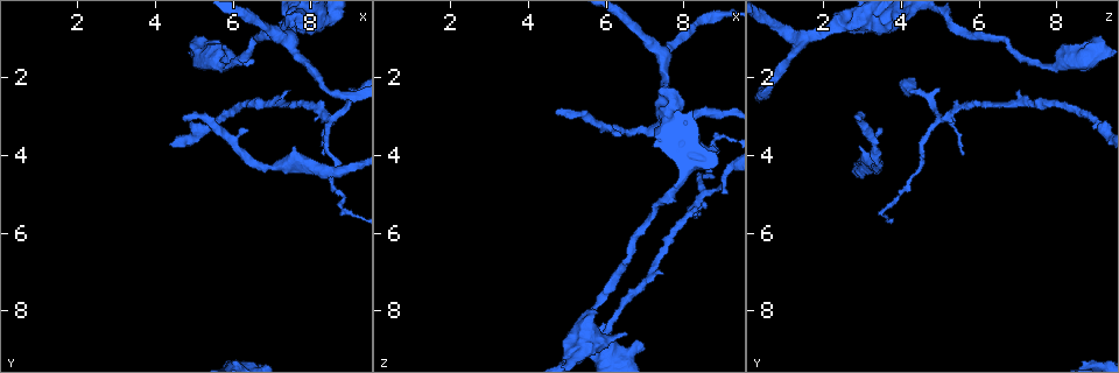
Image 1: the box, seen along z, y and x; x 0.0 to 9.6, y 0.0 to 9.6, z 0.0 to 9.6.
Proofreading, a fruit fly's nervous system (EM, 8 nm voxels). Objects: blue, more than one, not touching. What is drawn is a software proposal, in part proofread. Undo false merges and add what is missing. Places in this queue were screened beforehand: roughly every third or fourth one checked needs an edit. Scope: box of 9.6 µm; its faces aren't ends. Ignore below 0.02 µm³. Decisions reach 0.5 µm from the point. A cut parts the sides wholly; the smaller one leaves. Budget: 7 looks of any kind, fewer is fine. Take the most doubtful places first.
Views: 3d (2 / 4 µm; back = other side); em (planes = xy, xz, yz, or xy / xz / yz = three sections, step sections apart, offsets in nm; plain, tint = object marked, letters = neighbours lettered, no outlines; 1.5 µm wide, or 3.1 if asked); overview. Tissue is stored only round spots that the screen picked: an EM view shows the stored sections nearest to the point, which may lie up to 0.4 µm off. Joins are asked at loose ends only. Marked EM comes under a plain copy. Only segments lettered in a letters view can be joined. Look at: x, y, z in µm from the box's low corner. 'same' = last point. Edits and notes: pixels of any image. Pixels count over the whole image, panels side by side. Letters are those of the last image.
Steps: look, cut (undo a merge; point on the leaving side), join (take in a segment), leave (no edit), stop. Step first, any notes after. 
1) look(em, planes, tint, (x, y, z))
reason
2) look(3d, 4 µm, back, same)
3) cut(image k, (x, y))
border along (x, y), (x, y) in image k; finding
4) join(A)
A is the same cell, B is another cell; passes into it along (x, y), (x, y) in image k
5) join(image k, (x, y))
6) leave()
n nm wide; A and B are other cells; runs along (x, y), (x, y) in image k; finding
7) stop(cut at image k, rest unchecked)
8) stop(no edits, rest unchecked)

look(em, planes, tint, (4.70, 3.10, 2.85))
free end

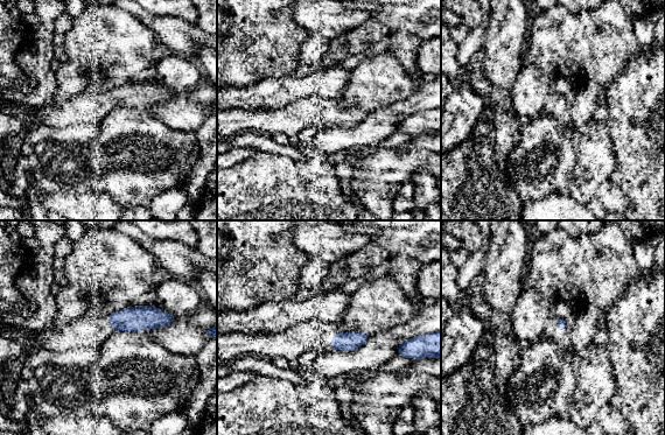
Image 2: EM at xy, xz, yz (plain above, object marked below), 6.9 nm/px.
look(em, planes, letters, same)
what lies round it

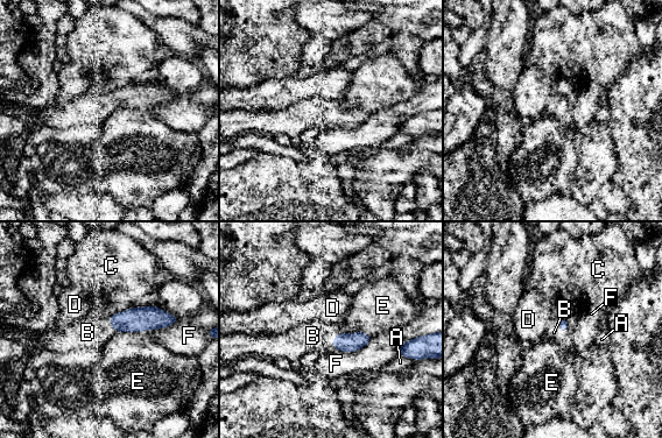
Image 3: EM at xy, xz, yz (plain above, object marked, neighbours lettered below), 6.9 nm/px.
join(B)
E touches over 280 nm; B is the same cell, A, C, D, E and F are other cells; the neuron continues

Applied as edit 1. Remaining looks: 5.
look(em, planes, letters, (9.15, 2.45, 4.35))
thick turns thin

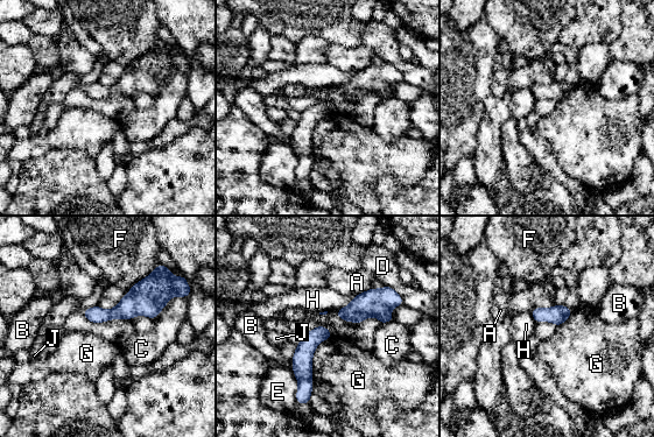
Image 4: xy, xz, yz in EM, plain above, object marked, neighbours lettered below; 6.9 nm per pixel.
leave()
110 nm wide; A, B, C, D, E, F, G, H and J are other cells; border along (332, 335), (314, 352), (311, 378) in image 4; all the same neuron

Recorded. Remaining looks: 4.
look(3d, 2 µm, (6.25, 3.35, 3.60))
an open end

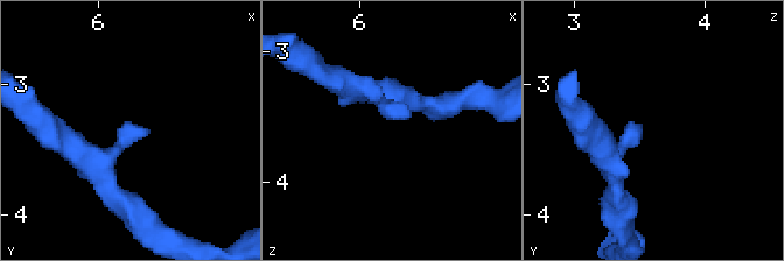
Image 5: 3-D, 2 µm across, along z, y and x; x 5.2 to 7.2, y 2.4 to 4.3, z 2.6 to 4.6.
look(em, planes, letters, (6.30, 3.32, 3.54))
arms of 200, 200 nm; shape alone is not enough

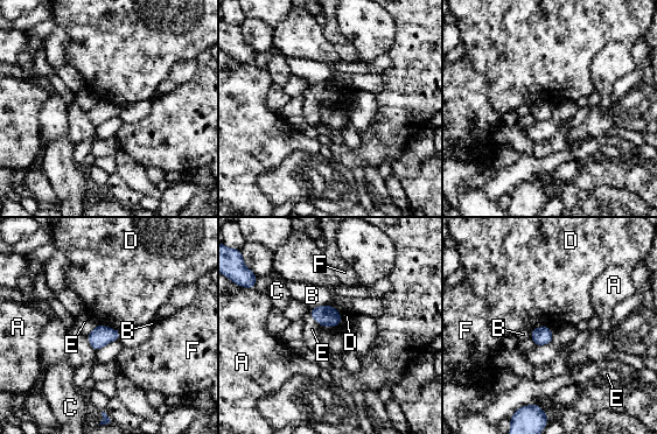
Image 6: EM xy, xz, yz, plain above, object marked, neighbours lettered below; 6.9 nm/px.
leave()
A, B, C, D, E and F are other cells; no lettered segment goes on from it

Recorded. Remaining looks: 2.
stop(join at image 3, rest unchecked)

